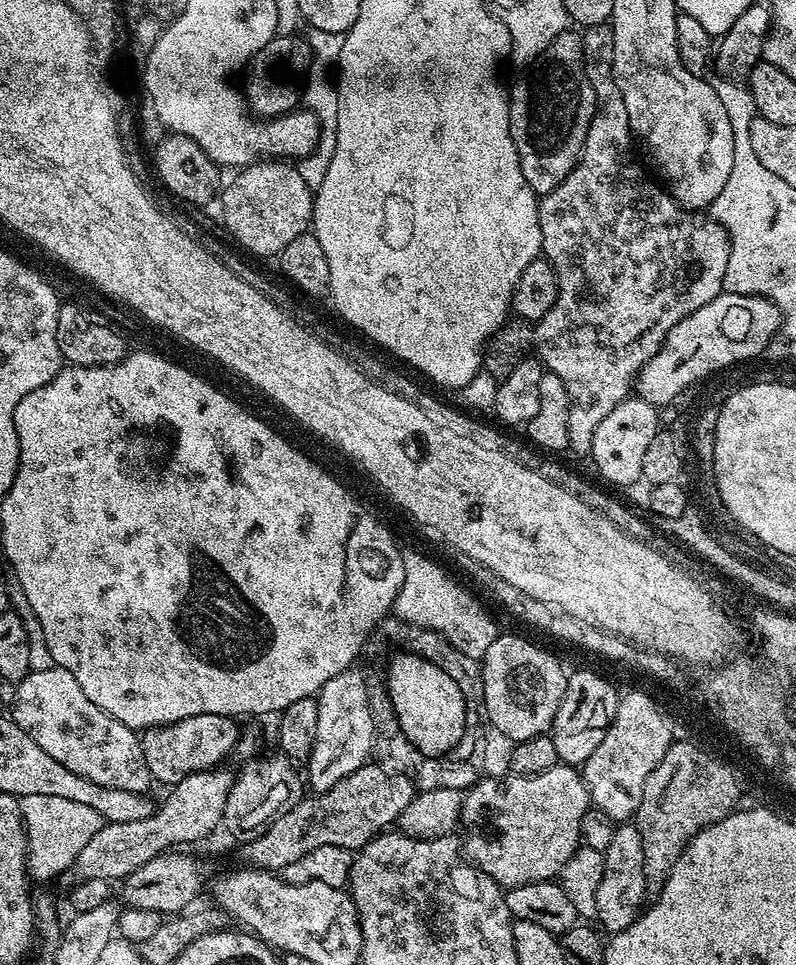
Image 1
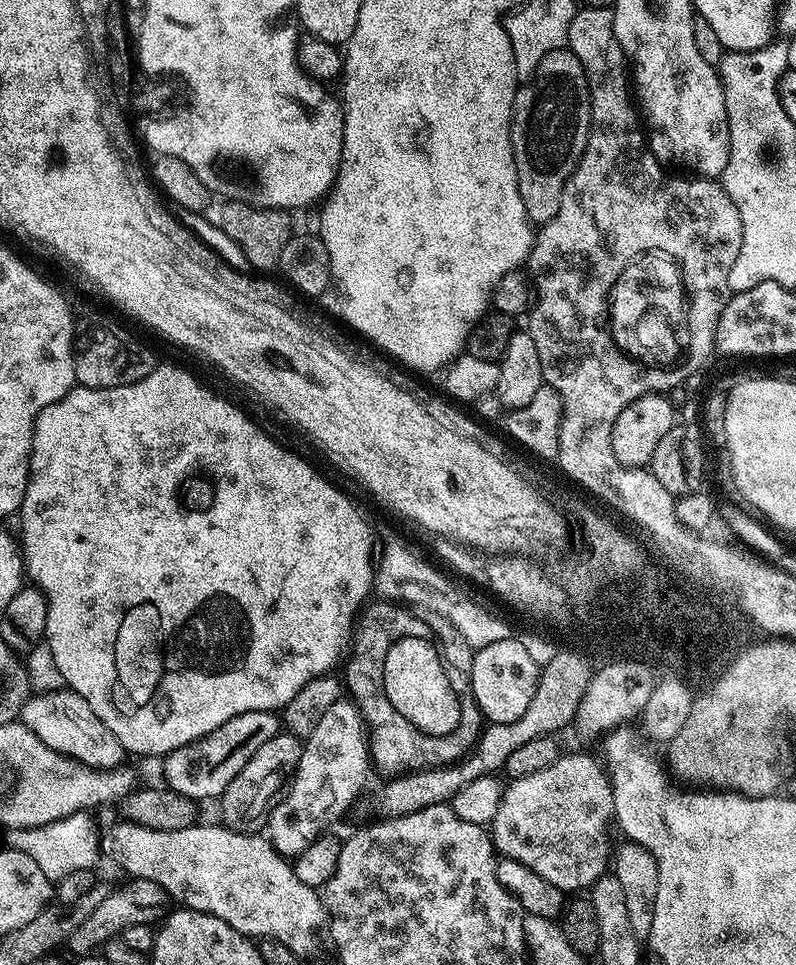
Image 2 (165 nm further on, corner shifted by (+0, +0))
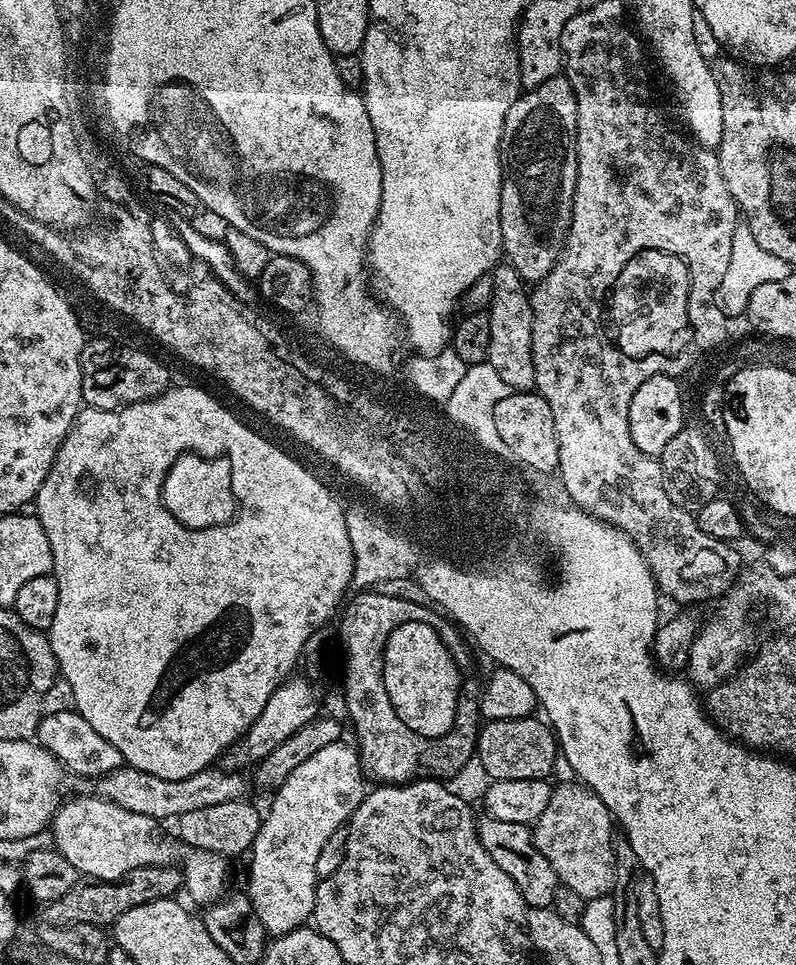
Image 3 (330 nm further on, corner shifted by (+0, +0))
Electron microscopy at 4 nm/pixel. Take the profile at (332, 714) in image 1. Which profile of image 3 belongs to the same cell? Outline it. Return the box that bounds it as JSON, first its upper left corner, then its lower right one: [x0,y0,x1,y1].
[246,739,366,937]

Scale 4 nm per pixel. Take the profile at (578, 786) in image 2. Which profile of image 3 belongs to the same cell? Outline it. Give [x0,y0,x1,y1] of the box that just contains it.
[531,782,616,902]

